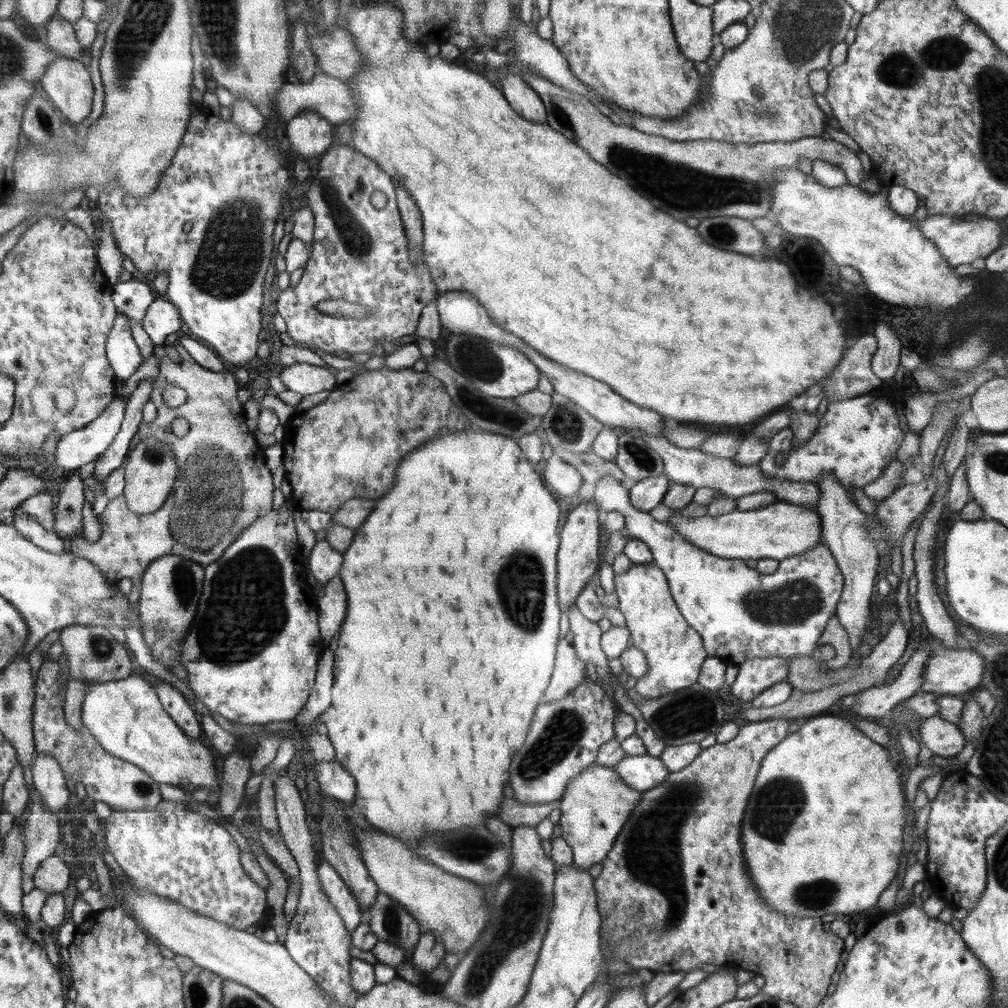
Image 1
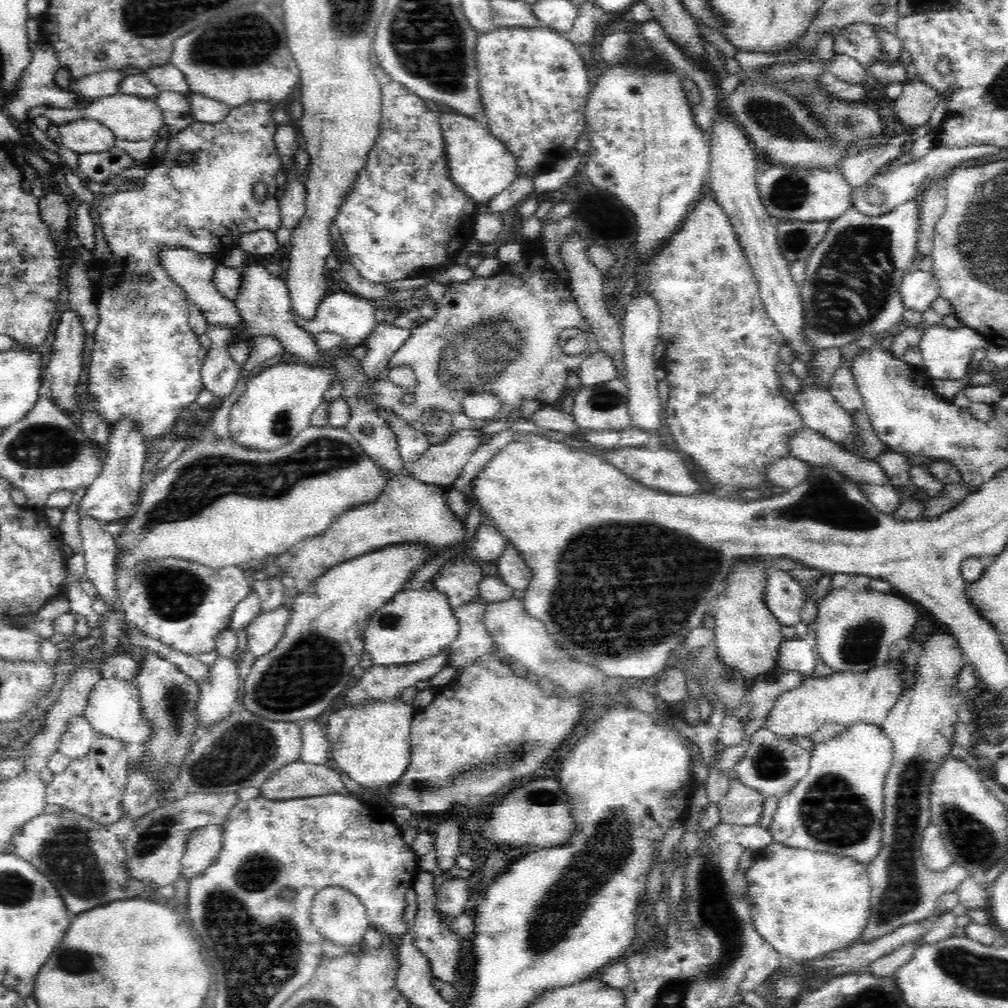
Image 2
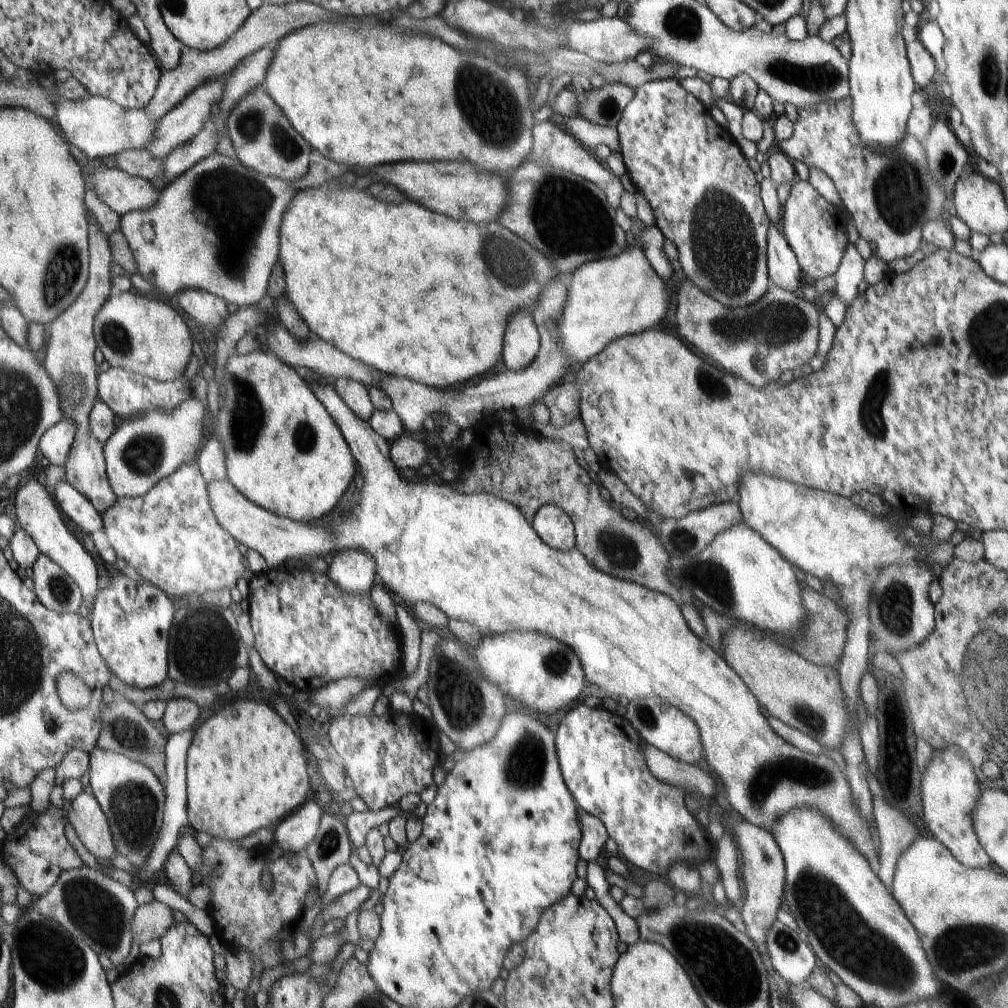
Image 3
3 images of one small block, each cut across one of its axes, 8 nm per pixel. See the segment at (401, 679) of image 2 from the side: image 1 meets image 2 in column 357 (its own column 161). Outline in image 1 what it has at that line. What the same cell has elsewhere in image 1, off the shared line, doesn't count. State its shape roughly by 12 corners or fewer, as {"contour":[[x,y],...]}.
{"contour":[[168,681],[154,687],[176,726],[192,740],[203,732],[199,714]]}

